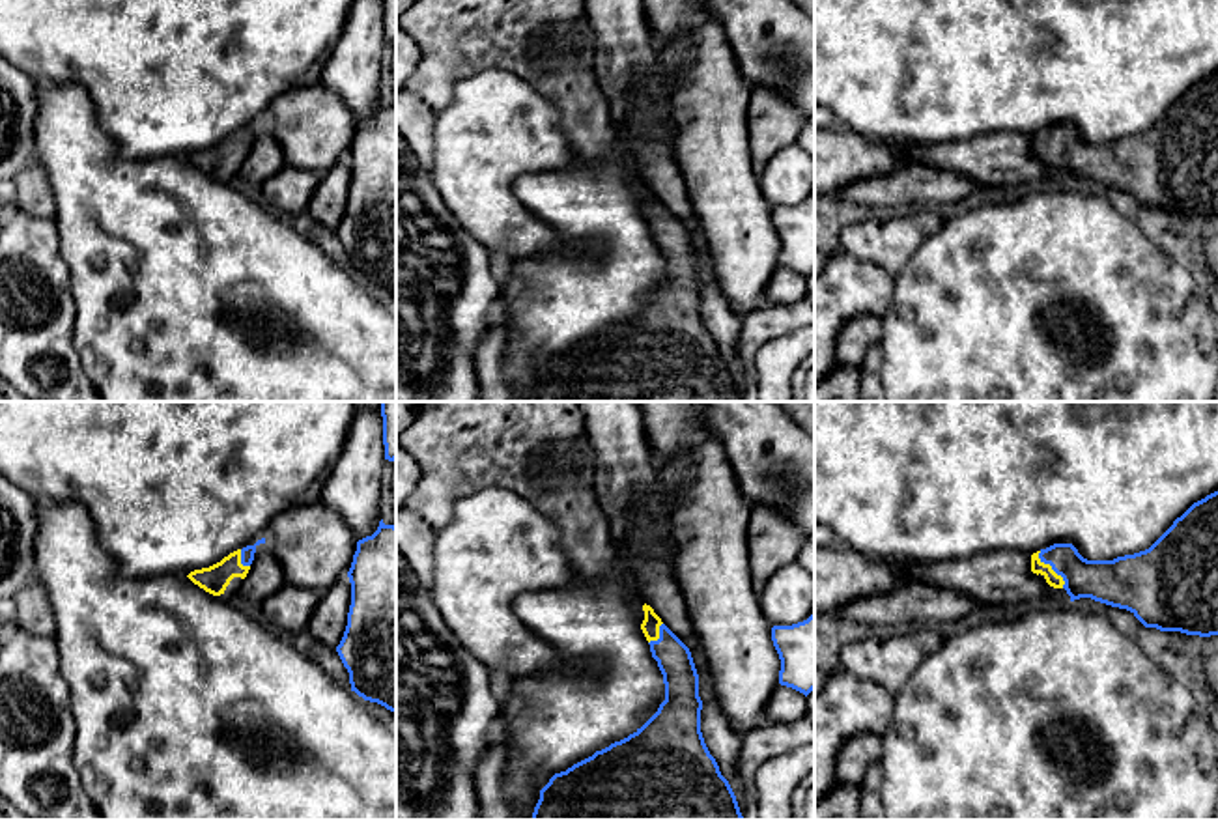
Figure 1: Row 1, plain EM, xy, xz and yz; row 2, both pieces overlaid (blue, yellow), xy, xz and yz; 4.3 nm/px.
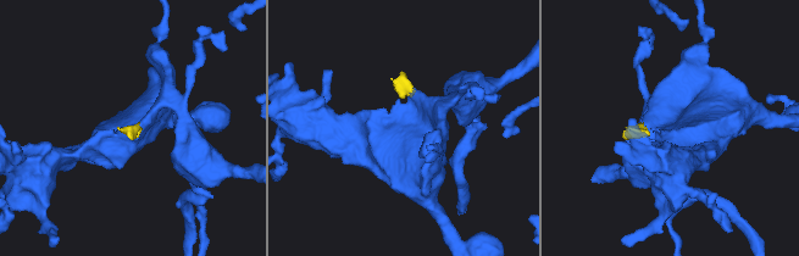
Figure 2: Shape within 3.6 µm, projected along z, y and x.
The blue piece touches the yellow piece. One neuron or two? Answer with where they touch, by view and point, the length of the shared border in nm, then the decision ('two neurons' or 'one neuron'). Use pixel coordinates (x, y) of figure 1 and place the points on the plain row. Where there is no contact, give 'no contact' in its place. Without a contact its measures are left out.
meets blue in yz at (1052, 150); contact 190 nm long; one neuron

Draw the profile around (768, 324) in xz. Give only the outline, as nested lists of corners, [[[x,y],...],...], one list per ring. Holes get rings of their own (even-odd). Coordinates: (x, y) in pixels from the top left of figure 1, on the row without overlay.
[[[809,295],[798,303],[773,303],[744,316],[738,340],[738,355],[745,368],[744,402],[758,402],[755,383],[757,353],[766,344],[803,327],[814,327],[814,299]]]

